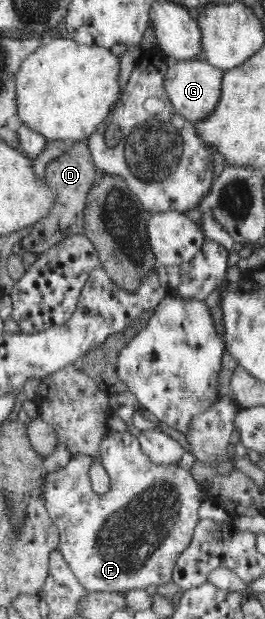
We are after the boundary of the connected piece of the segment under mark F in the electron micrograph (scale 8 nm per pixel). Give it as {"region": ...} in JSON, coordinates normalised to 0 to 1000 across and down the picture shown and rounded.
{"region":[[[411,695],[404,701],[385,708],[377,721],[377,743],[396,761],[411,766],[419,775],[419,790],[396,798],[366,798],[351,793],[347,780],[336,771],[336,759],[351,753],[355,742],[325,733],[268,735],[275,740],[260,740],[260,746],[249,753],[189,764],[174,764],[170,771],[170,796],[166,796],[166,816],[177,822],[189,838],[204,843],[219,858],[226,859],[226,879],[219,880],[223,893],[238,897],[245,908],[260,913],[268,924],[283,927],[298,943],[336,955],[442,955],[468,953],[528,953],[547,955],[562,947],[600,947],[630,940],[649,939],[649,921],[668,906],[668,901],[691,895],[713,884],[728,856],[743,847],[743,824],[758,817],[758,811],[774,801],[758,796],[755,785],[736,779],[736,772],[713,761],[653,751],[596,751],[570,746],[558,738],[540,735],[532,729],[532,719],[517,714],[517,706],[498,704],[487,698],[438,698]]]}

